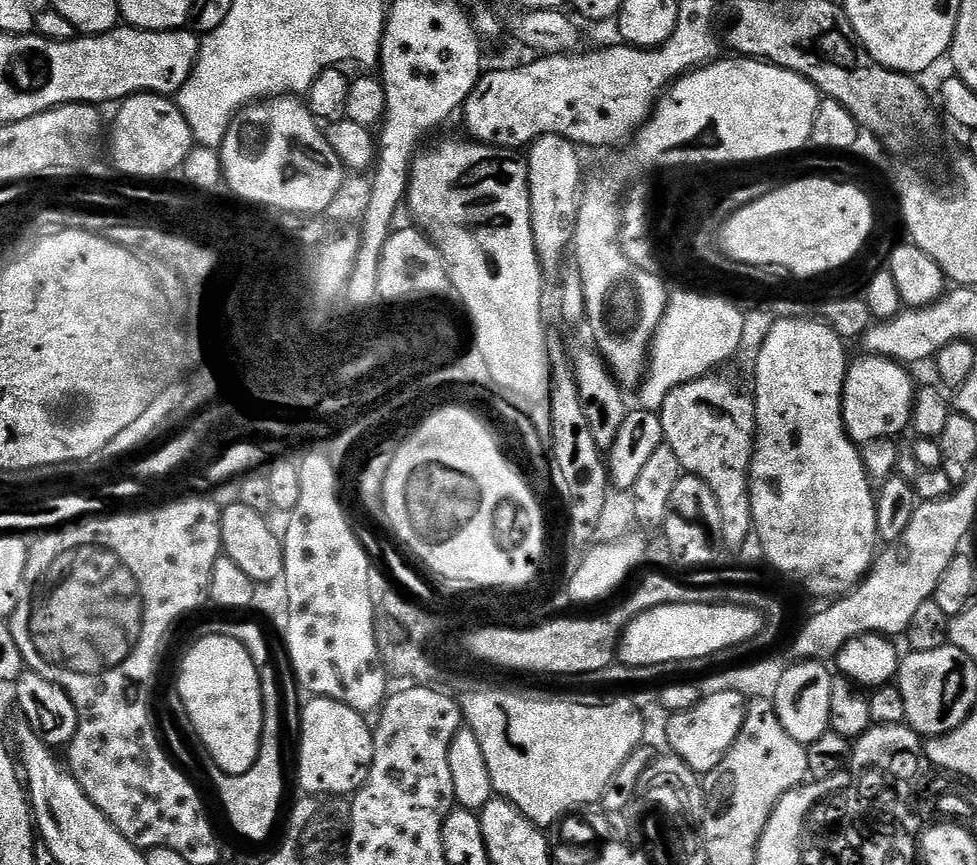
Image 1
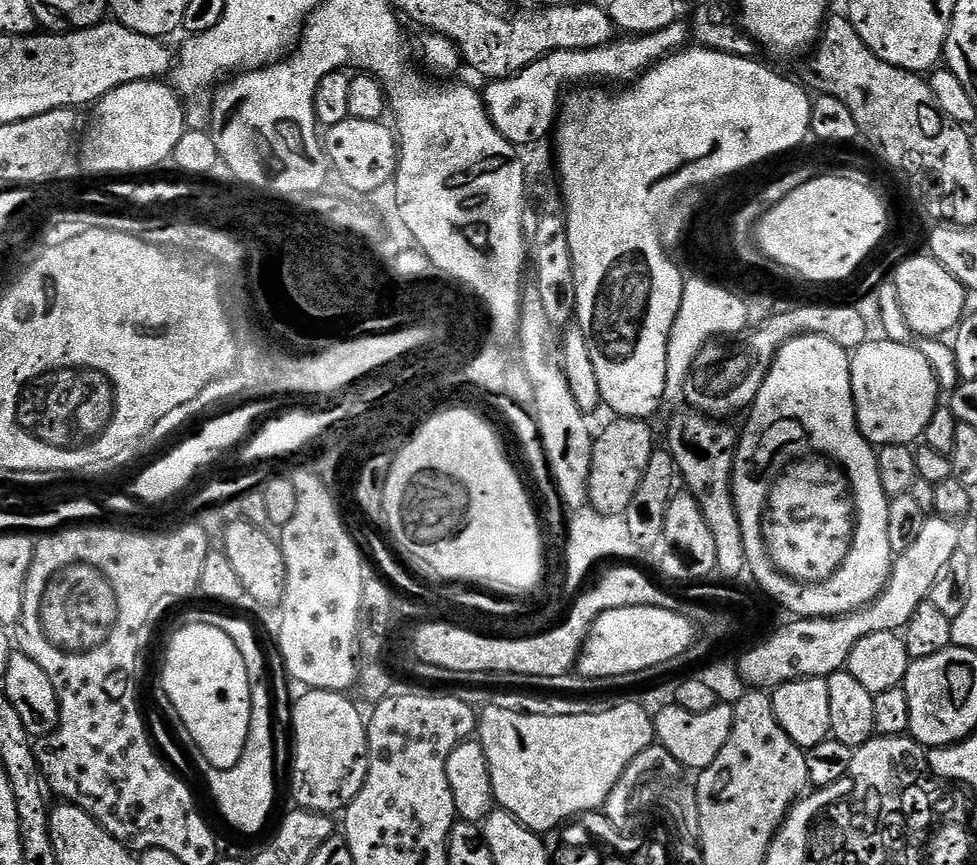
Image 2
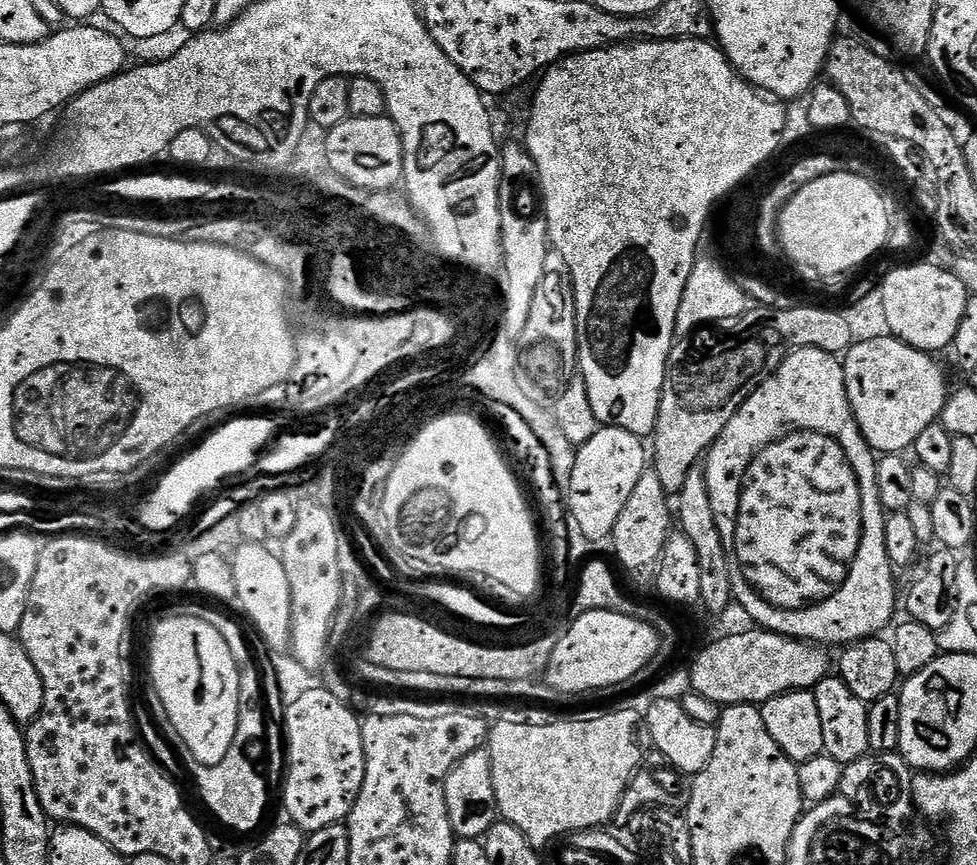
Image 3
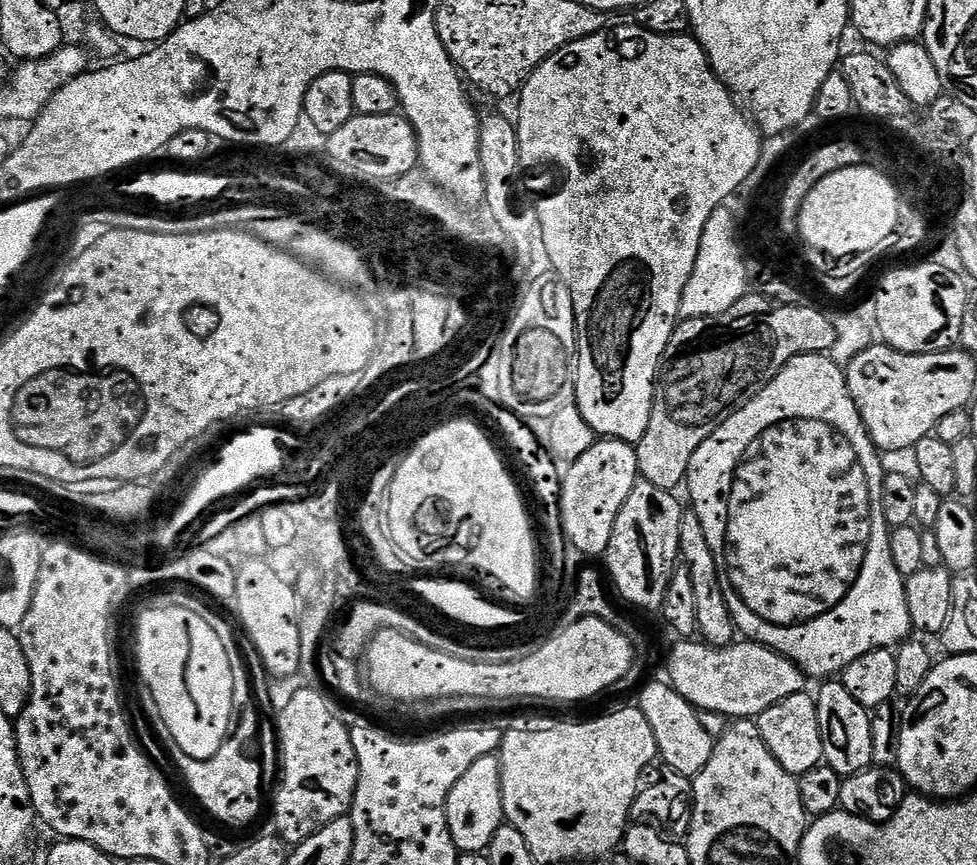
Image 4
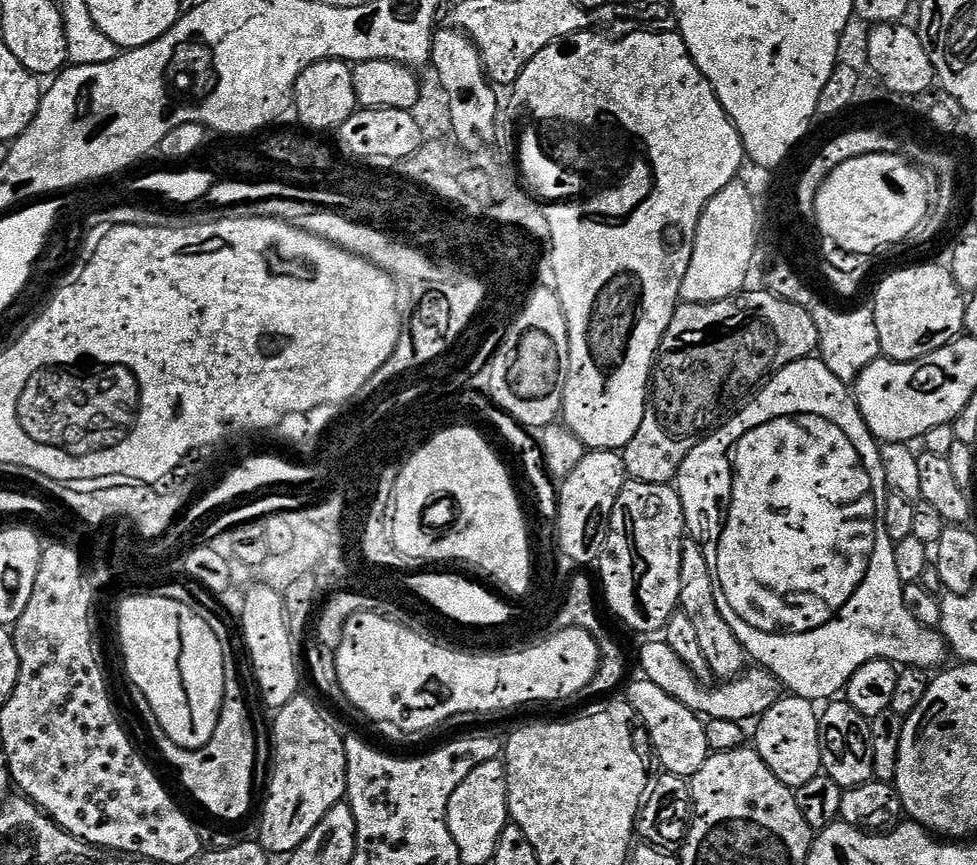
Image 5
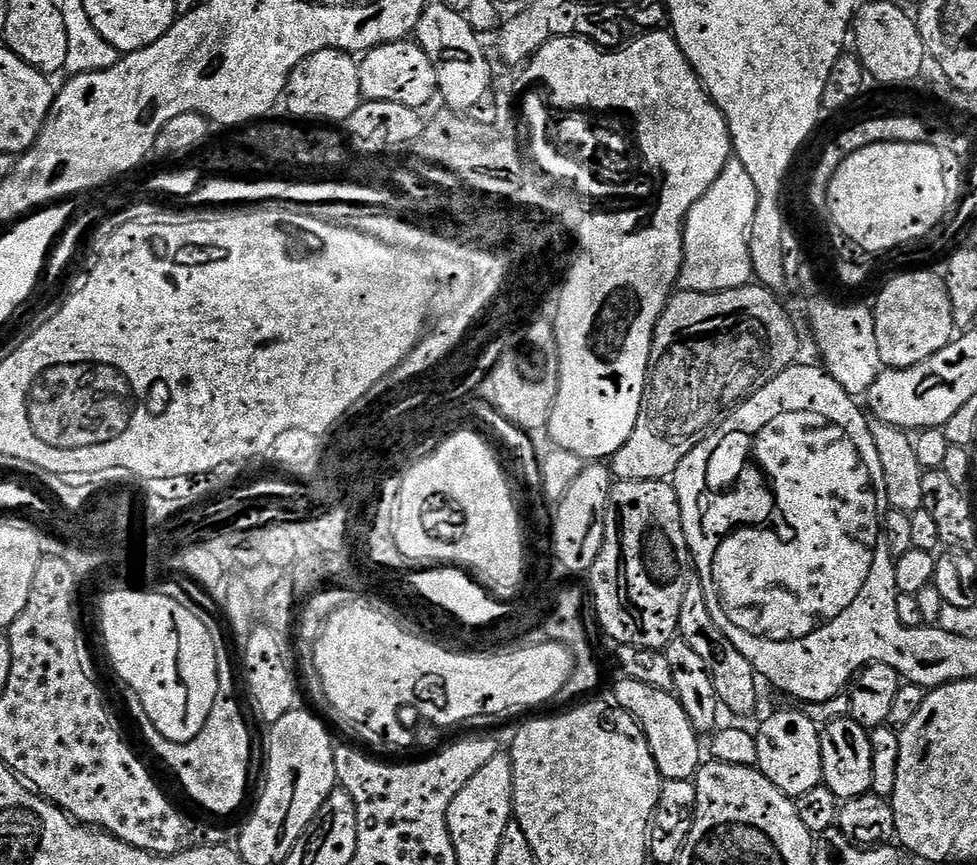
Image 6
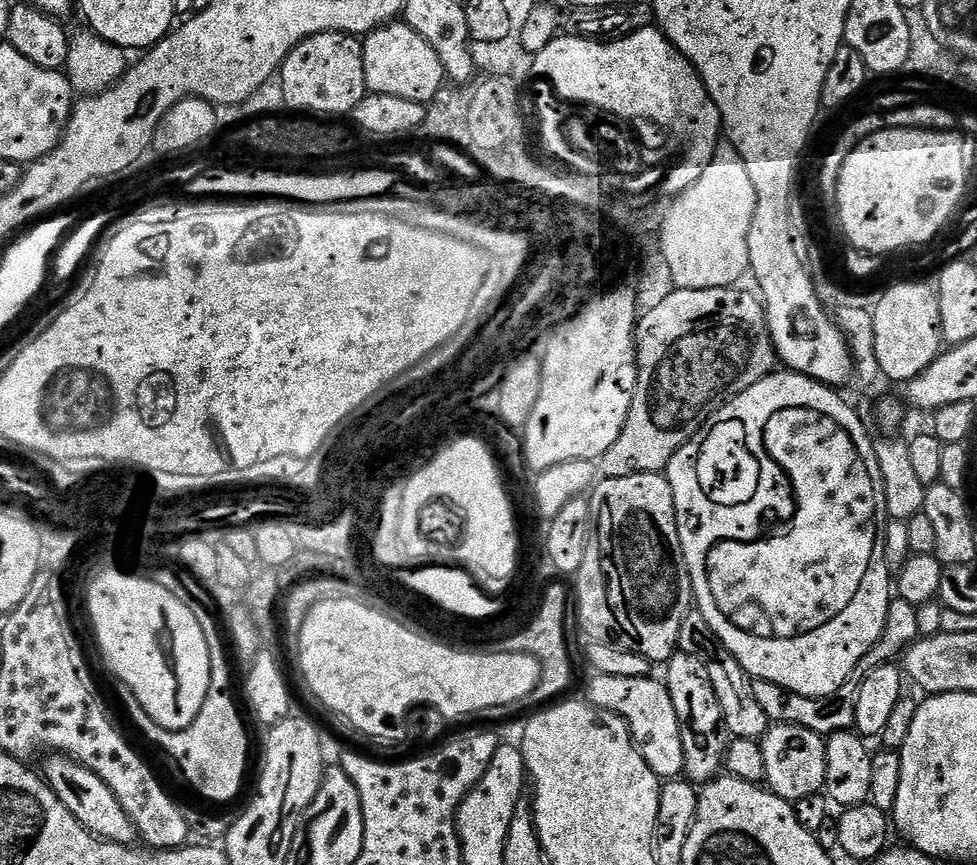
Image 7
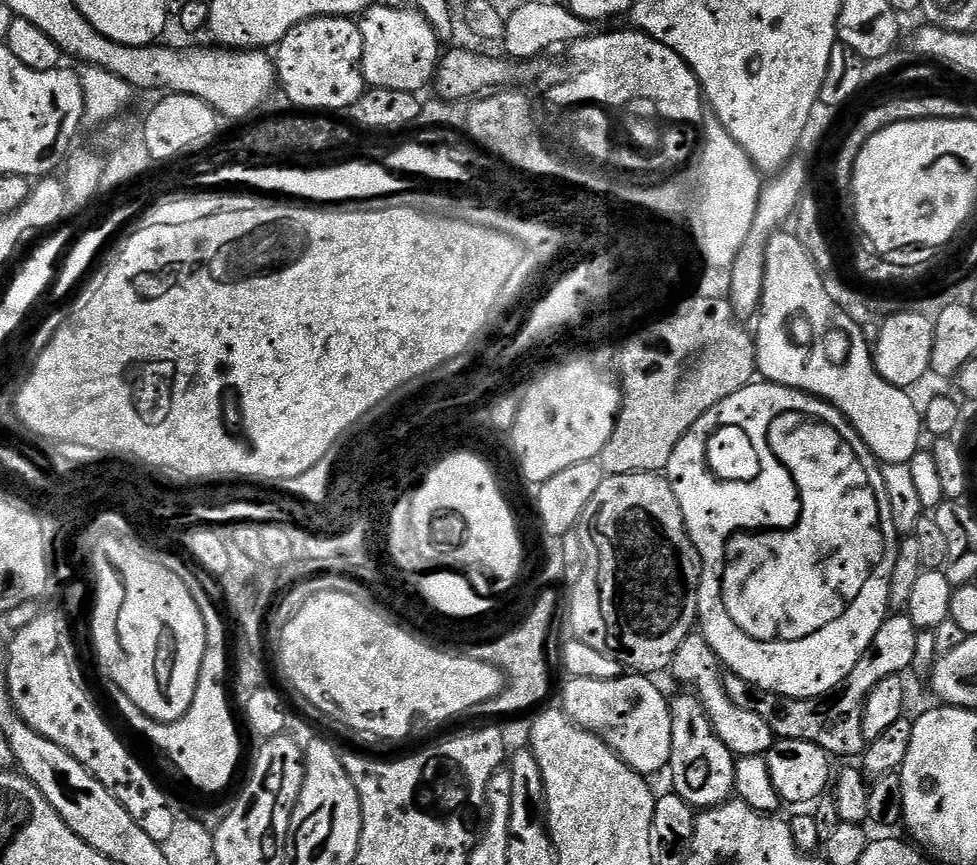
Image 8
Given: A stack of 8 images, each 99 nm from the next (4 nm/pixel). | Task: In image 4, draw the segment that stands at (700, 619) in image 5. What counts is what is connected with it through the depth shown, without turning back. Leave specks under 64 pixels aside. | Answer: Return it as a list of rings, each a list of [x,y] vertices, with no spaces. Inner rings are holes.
[[[688,510],[678,530],[678,542],[680,543],[680,560],[683,567],[688,569],[690,582],[694,582],[694,590],[691,592],[695,602],[696,627],[703,643],[713,644],[715,648],[724,648],[737,639],[738,629],[732,620],[730,610],[726,606],[726,594],[722,594],[722,582],[720,563],[714,558],[714,550],[710,550],[710,542],[706,542],[706,530],[702,530],[702,522],[698,522],[696,513]]]

